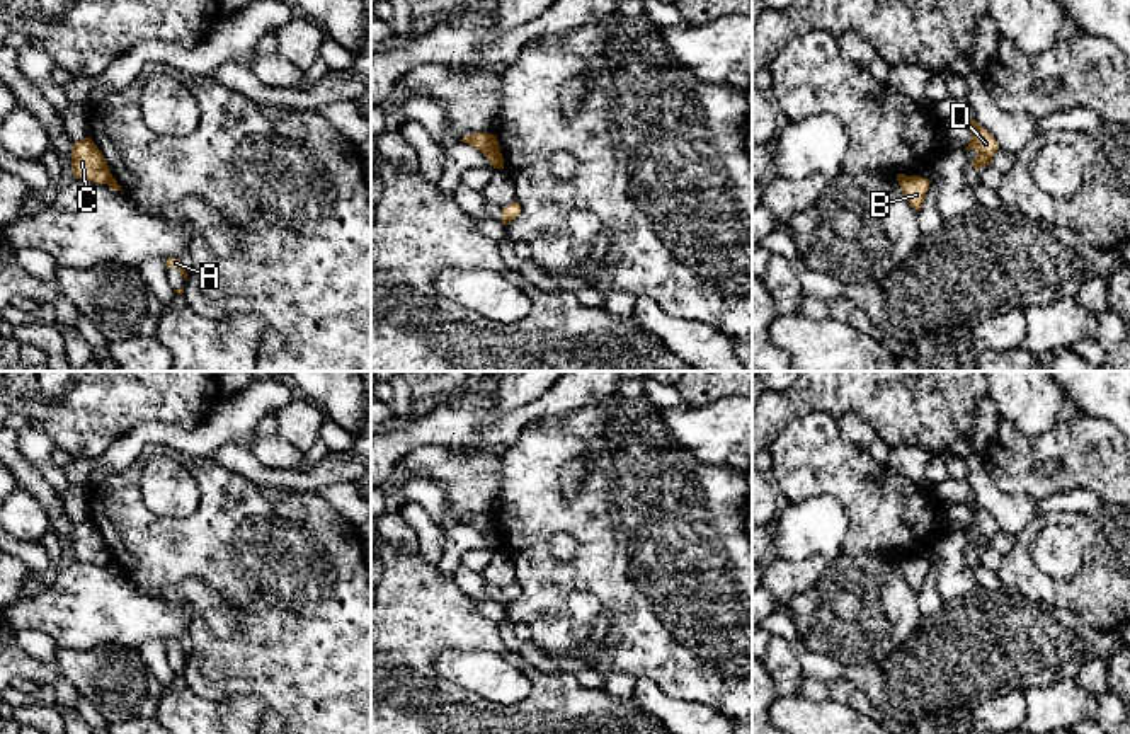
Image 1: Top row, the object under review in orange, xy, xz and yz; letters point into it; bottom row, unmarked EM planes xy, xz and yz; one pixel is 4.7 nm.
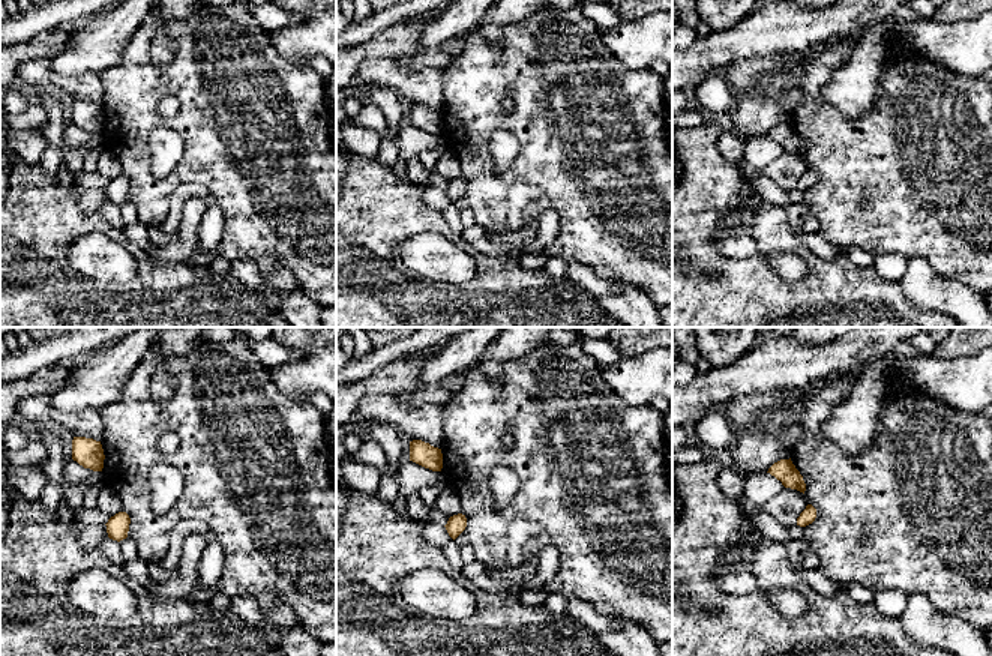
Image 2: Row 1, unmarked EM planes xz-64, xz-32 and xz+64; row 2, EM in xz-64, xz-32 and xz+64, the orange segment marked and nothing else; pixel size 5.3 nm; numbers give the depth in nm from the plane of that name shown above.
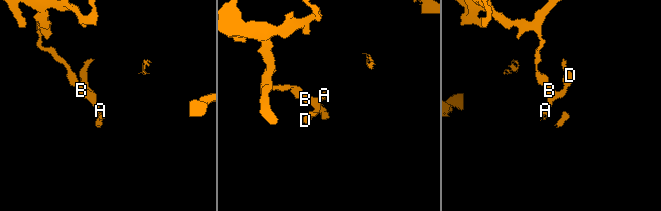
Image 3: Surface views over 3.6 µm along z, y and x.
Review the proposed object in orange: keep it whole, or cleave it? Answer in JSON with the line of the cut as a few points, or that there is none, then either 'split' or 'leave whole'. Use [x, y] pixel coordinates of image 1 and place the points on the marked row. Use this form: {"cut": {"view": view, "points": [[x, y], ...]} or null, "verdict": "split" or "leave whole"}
{"cut": {"view": "xz", "points": [[492, 135], [480, 150]]}, "verdict": "split"}

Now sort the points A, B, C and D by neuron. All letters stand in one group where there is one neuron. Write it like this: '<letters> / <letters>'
A B D / C

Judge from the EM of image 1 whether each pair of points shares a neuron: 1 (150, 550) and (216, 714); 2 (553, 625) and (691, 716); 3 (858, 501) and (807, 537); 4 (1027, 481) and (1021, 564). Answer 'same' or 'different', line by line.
1: different
2: different
3: different
4: different

